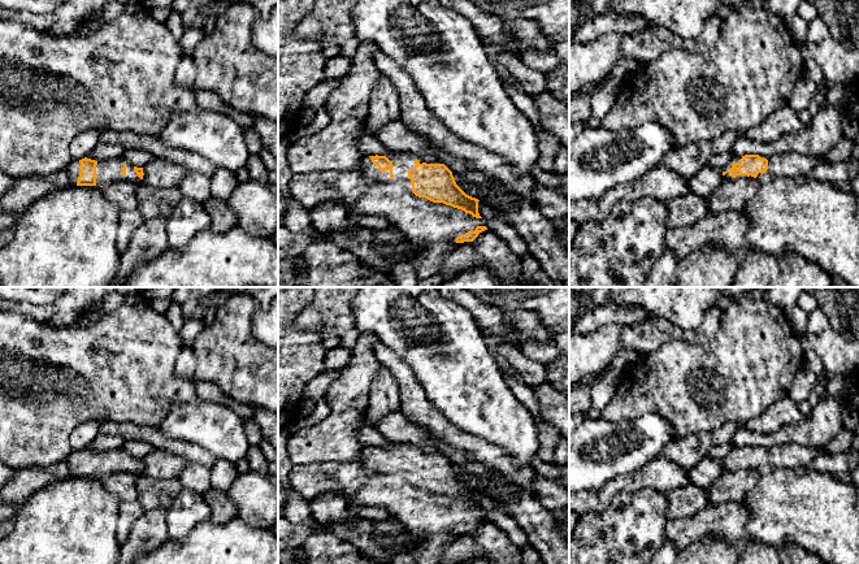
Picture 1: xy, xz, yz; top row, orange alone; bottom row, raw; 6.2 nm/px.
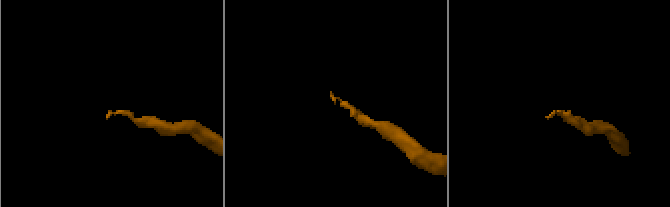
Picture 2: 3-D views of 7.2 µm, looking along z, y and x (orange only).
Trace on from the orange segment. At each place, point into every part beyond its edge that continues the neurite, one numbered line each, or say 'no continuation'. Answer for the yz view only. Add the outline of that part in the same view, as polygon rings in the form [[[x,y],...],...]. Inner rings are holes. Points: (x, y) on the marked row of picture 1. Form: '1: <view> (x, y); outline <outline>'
1: yz (794, 165); outline [[[797,152],[760,157],[768,160],[768,169],[756,177],[760,179],[764,177],[807,178],[819,160]]]

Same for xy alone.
1: xy (107, 172); outline [[[123,157],[113,159],[96,165],[96,186],[105,186],[109,182],[129,181],[135,185],[142,179],[134,172],[134,166],[126,162]]]
2: xy (27, 190); outline [[[79,160],[52,175],[31,175],[16,179],[16,183],[0,198],[0,209],[19,216],[38,199],[77,185],[81,172]]]

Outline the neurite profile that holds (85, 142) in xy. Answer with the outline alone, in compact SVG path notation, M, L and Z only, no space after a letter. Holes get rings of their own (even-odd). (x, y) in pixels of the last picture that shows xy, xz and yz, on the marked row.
M88 130L78 134L69 146L71 160L82 160L87 153L97 146L101 133L97 130Z

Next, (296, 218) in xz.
M325 107L320 108L314 120L307 126L296 126L285 136L278 139L278 190L282 191L287 200L287 211L285 214L285 226L294 233L313 229L311 216L288 191L288 182L294 173L287 161L287 151L290 146L304 136L311 136L325 129L330 123L330 116Z

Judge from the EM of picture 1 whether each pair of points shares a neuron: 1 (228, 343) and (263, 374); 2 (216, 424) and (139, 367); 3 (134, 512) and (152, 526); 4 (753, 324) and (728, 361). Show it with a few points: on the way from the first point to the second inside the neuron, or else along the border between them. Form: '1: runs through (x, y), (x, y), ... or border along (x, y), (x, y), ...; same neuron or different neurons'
1: runs through (237, 352), (254, 369); same neuron
2: border along (198, 398), (190, 402), (176, 402), (163, 420); different neurons
3: border along (144, 512), (134, 523), (124, 542); different neurons
4: runs through (753, 333), (753, 337), (737, 352); same neuron

